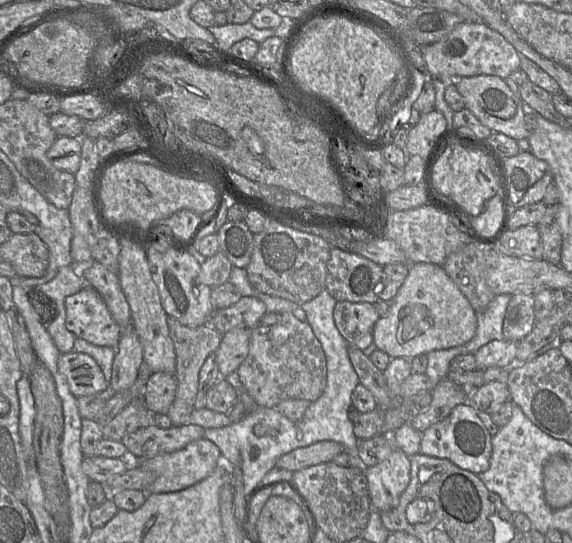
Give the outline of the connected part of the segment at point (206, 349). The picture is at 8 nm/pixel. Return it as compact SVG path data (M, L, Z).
M167 316L170 337L173 341L176 354L175 377L177 389L175 398L168 410L168 417L173 426L189 424L189 417L194 410L194 402L198 392L199 373L207 357L217 350L221 343L220 334L209 323L190 327L180 323L176 318Z

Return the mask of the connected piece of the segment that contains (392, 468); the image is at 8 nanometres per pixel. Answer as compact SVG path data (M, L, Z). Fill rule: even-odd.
M396 448L383 461L366 468L368 495L374 510L385 512L398 506L410 482L410 469L409 456Z

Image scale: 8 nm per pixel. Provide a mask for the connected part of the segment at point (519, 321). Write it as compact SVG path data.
M513 294L503 320L503 338L519 342L532 331L535 323L534 296Z

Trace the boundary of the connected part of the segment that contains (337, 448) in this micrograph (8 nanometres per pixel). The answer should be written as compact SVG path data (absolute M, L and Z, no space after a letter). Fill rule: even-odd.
M320 441L282 455L276 461L275 467L295 472L310 466L331 462L342 452L345 451L341 444L335 441Z

